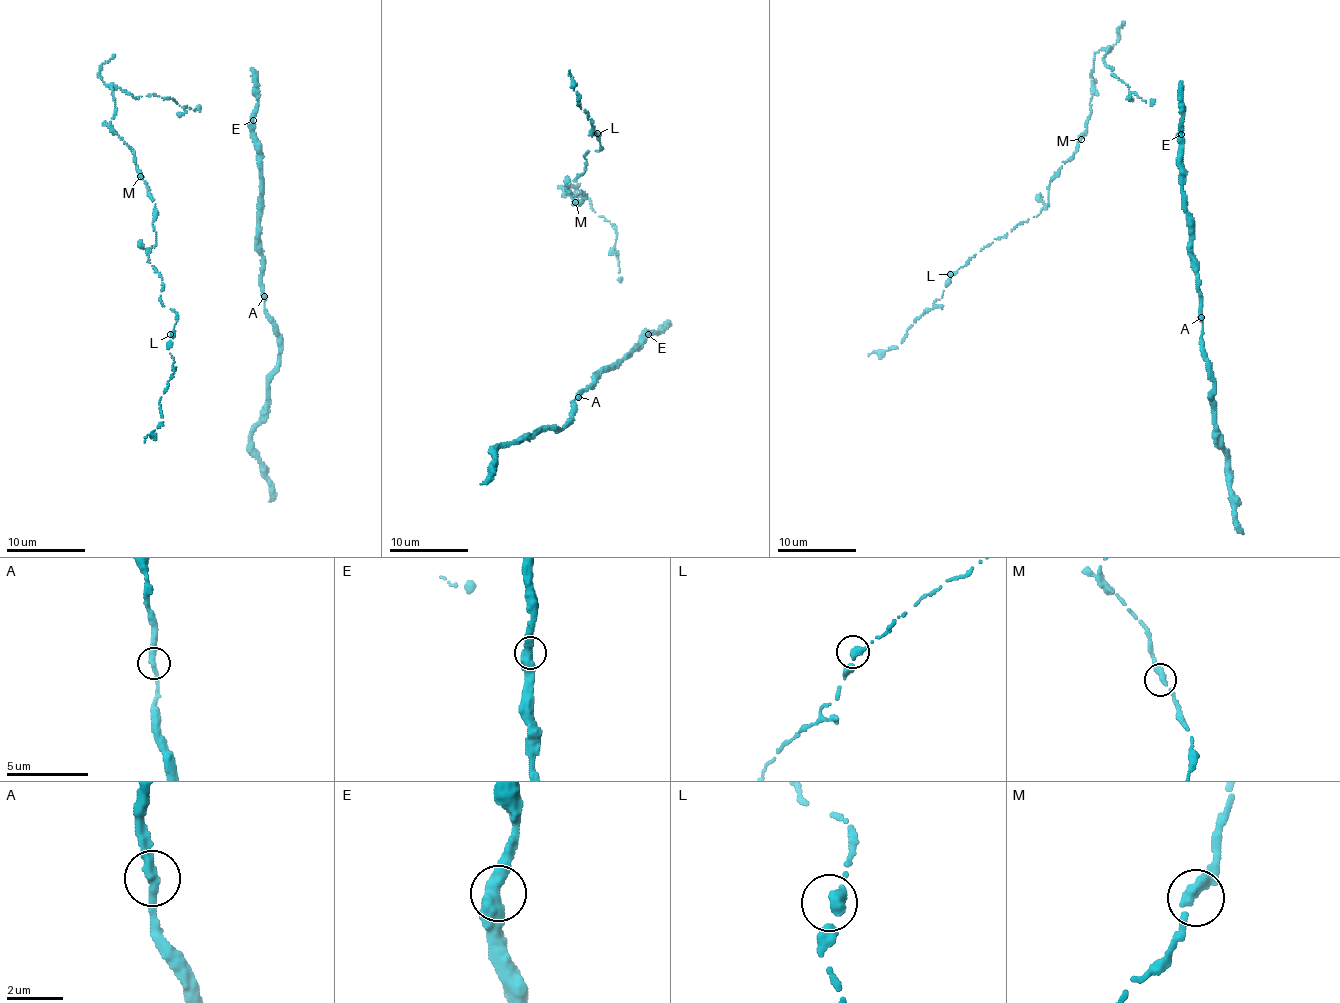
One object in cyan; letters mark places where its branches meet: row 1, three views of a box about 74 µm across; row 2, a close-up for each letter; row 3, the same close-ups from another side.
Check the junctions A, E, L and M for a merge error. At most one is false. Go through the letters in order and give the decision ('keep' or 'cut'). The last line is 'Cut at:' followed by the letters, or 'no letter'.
A: keep
E: keep
L: keep
M: keep
Cut at: no letter

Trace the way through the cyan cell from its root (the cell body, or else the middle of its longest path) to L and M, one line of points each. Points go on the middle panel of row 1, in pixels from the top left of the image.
L: (613, 228), (575, 194), (579, 184), (564, 187), (573, 205), (586, 198), (567, 187), (601, 148), (597, 133)
M: (613, 228), (591, 208), (588, 198), (575, 194), (579, 184), (564, 187), (575, 201), (572, 204), (575, 202)

